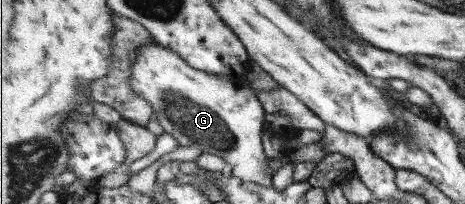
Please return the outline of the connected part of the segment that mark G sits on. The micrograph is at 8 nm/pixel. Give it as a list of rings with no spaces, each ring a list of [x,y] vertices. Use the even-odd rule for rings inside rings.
[[[151,44],[141,48],[141,55],[135,64],[133,87],[147,101],[154,103],[155,120],[163,126],[166,132],[176,137],[179,145],[196,146],[202,152],[213,153],[223,157],[229,165],[230,173],[244,182],[272,187],[275,177],[270,171],[270,156],[264,149],[266,134],[267,109],[260,100],[256,90],[250,85],[240,85],[225,81],[221,76],[214,76],[191,67],[178,53],[172,52],[165,46]]]

